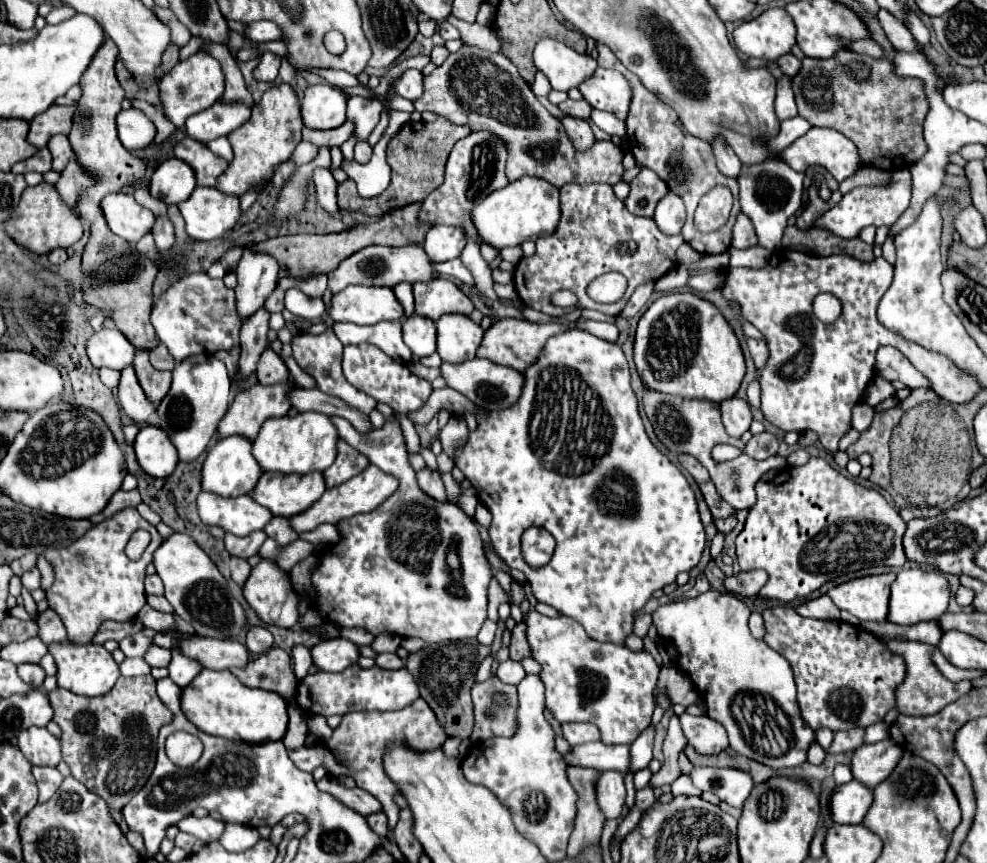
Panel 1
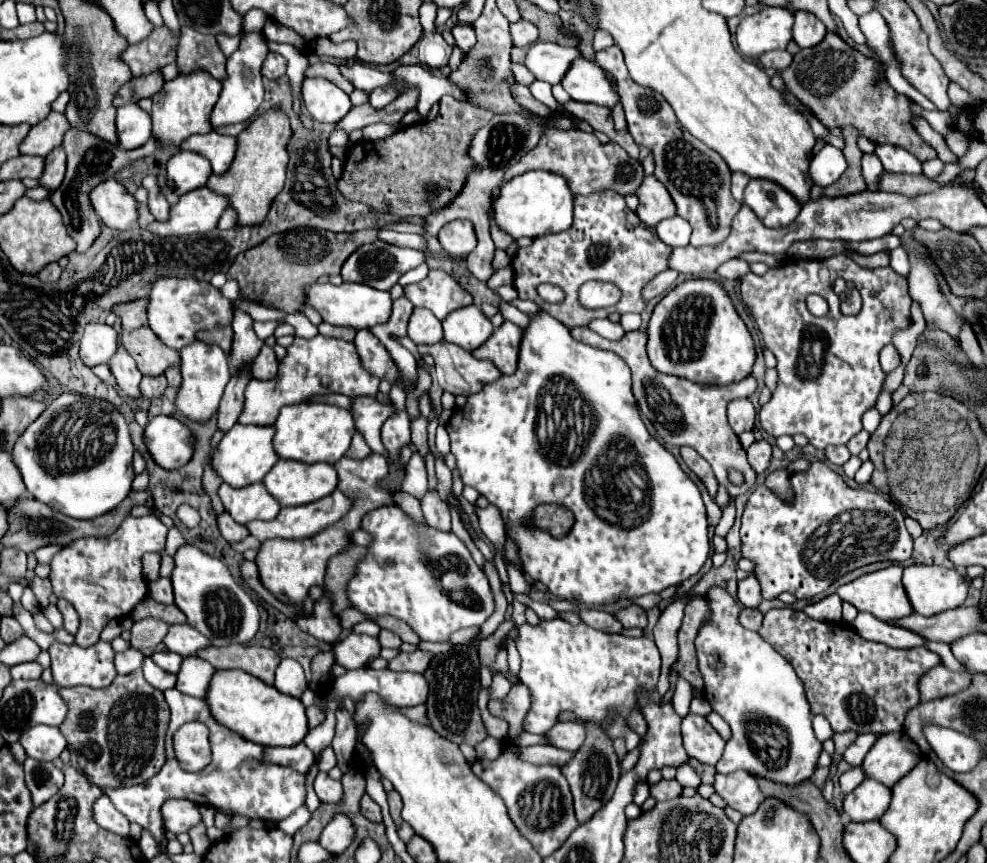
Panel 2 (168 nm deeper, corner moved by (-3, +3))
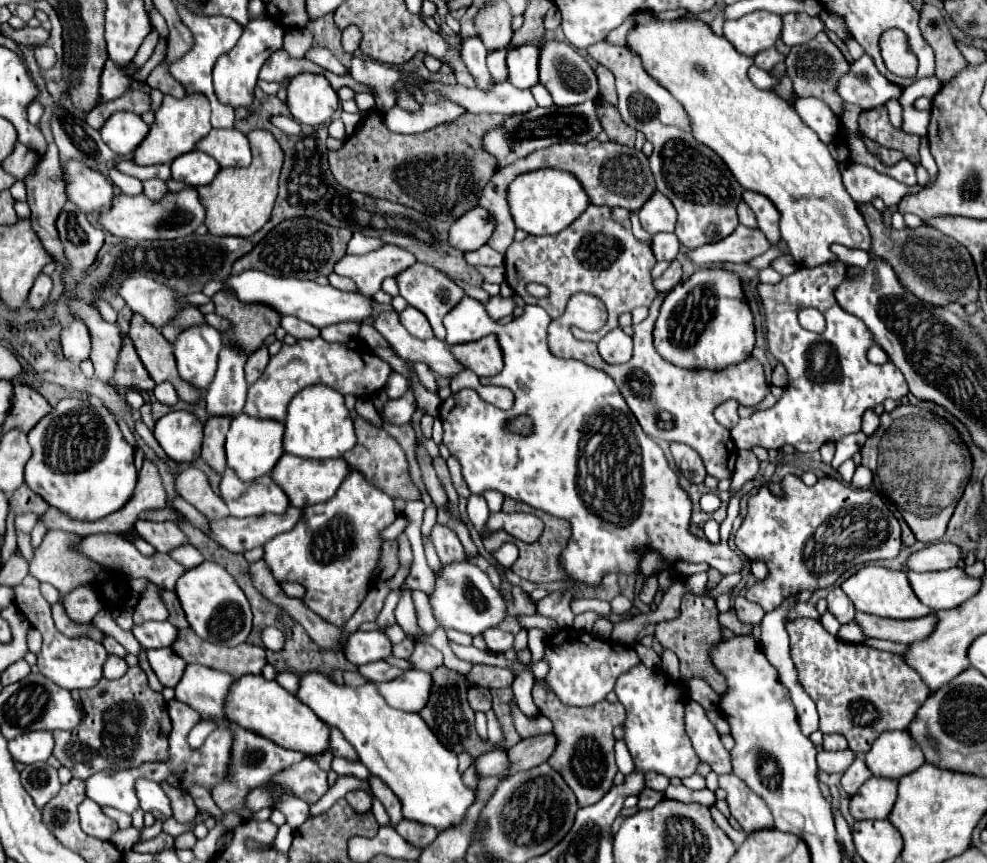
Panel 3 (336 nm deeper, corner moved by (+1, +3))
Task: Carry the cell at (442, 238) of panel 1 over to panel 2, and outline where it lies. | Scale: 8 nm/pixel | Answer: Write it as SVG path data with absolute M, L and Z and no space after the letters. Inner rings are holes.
M468 221L446 223L438 233L438 241L446 253L456 257L466 257L476 247L476 235Z

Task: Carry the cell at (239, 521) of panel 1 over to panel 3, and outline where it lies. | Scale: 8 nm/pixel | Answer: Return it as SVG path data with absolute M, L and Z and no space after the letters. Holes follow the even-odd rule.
M226 469L220 481L220 497L234 517L260 516L264 513L282 513L290 507L288 495L264 475L256 481L240 481L232 469Z

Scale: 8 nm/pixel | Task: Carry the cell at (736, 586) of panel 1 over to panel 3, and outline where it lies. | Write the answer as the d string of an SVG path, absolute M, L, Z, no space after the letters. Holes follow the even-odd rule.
M738 595L734 599L734 611L736 611L736 617L742 623L748 623L748 625L758 625L762 621L762 617L764 617L764 611L756 603L746 601L742 595Z

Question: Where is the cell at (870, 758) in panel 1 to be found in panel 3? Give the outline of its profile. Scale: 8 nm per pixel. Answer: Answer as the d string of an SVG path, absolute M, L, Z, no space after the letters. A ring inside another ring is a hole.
M888 731L880 735L864 759L874 775L888 779L900 779L924 763L922 749L908 731Z

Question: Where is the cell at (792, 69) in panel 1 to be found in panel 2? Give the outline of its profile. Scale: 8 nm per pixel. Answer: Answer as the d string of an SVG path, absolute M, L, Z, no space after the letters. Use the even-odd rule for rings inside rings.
M768 51L760 57L760 63L762 67L774 67L776 71L784 71L790 67L792 63L792 55L788 51Z

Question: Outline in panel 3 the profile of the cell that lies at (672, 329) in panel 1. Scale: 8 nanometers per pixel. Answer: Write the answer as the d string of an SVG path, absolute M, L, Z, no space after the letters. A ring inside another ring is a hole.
M698 269L686 281L678 283L664 299L656 327L654 327L654 345L656 351L670 363L682 369L710 369L720 371L728 365L740 363L750 357L754 349L754 317L744 301L744 291L738 273L728 269Z

